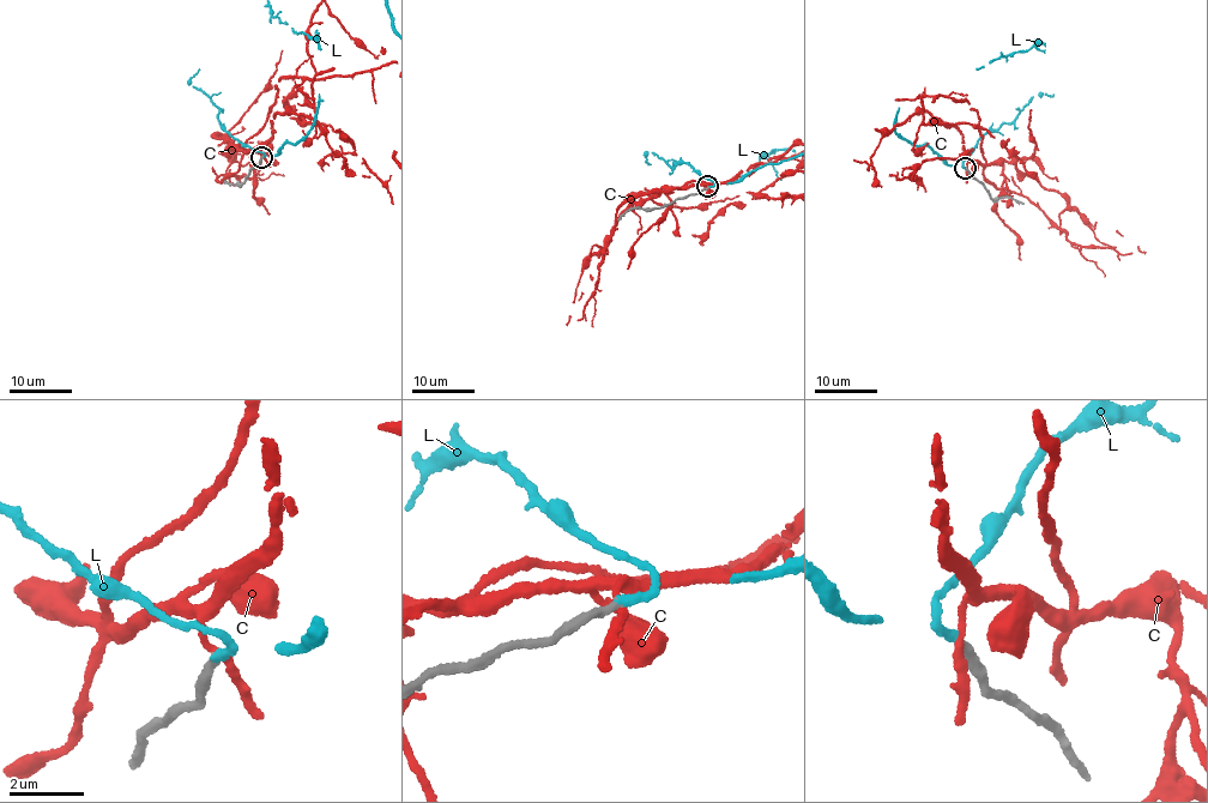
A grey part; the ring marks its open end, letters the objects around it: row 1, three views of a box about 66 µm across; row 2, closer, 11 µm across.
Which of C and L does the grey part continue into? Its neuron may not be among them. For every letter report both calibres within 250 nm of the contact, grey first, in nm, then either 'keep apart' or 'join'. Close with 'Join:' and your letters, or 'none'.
C: 240 nm thick on the grey side, 200 nm on the other; keep apart
L: 240 nm thick on the grey side, 240 nm on the other; join
Join: L

